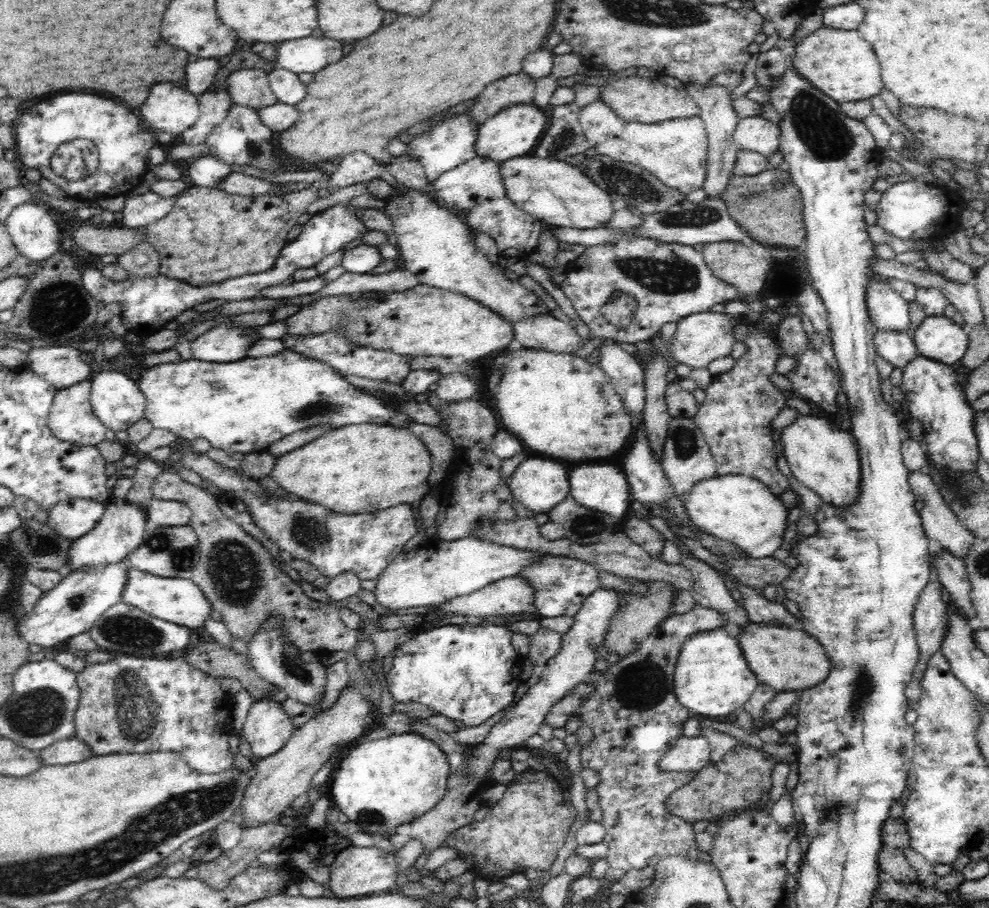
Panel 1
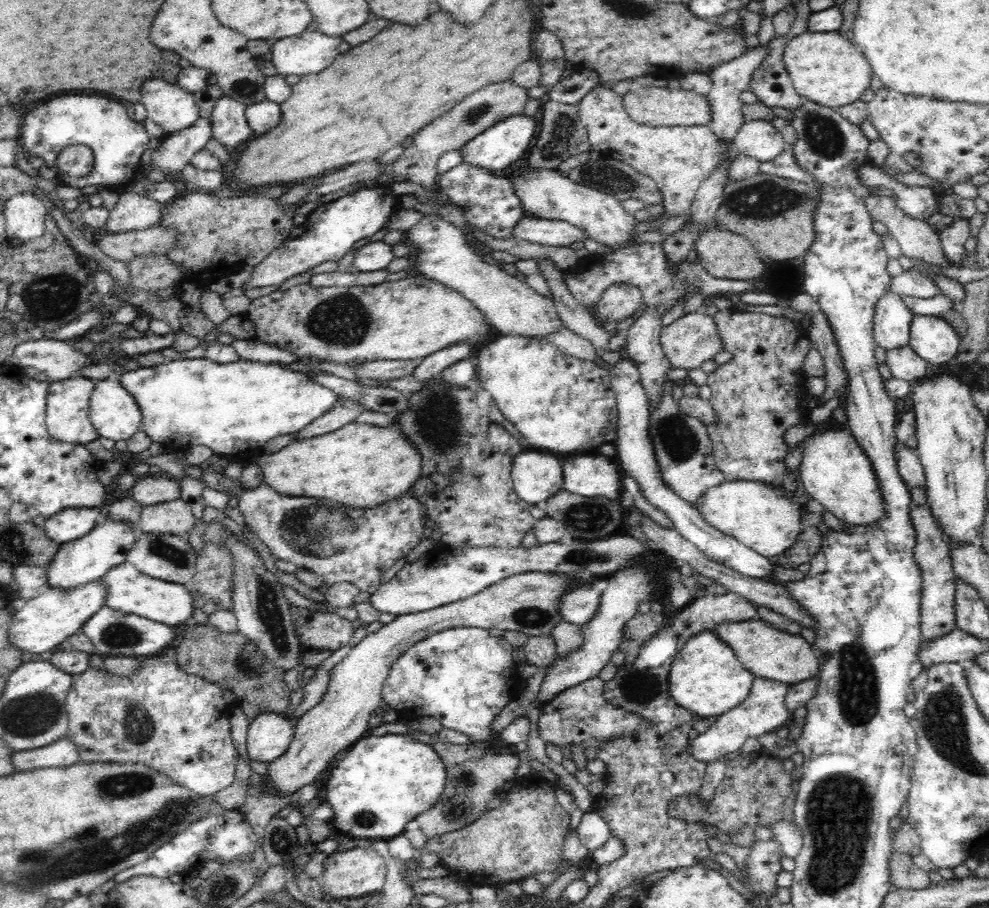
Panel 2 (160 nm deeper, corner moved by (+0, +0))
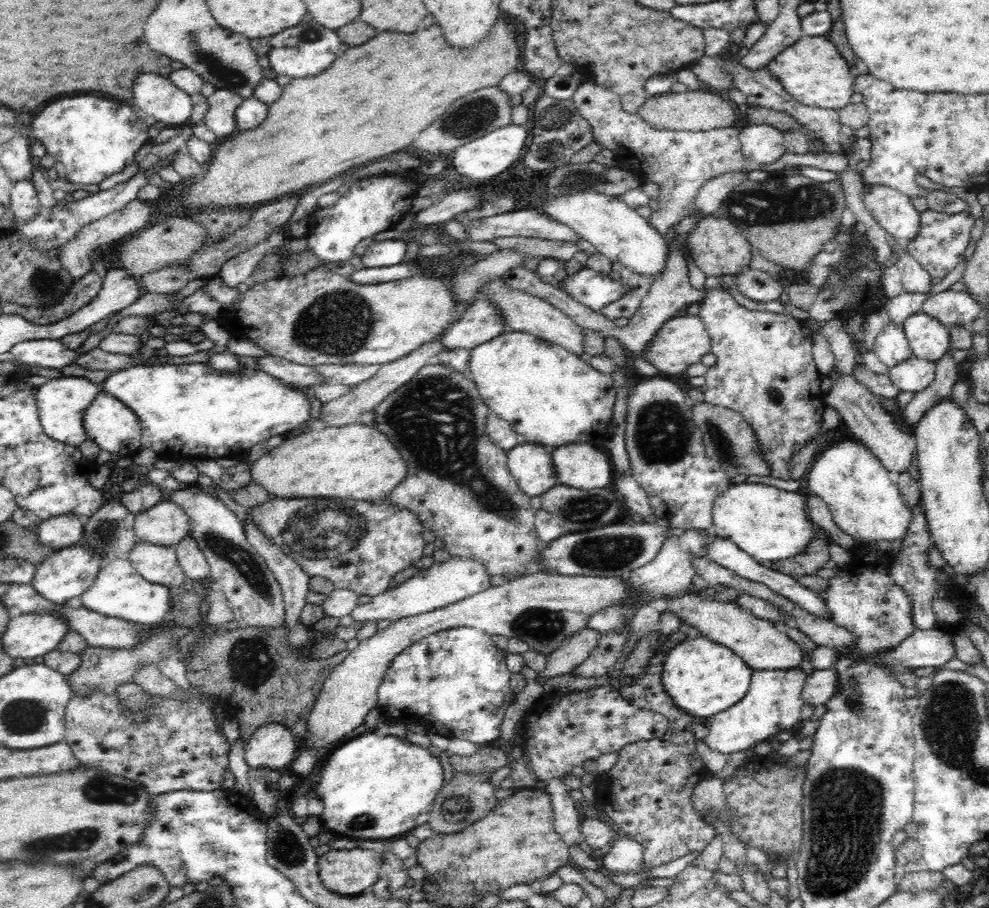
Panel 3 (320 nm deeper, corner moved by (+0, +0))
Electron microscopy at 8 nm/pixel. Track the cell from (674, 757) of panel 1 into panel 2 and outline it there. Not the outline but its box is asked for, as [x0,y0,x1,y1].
[688,677,794,763]

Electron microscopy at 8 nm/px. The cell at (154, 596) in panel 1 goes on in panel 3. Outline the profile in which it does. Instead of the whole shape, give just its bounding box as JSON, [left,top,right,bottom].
[80,557,170,626]

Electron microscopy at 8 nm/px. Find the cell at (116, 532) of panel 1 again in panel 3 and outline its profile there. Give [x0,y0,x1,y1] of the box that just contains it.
[31,544,103,605]

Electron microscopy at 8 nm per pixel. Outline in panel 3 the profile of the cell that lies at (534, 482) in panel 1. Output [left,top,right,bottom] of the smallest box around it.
[507,443,559,498]

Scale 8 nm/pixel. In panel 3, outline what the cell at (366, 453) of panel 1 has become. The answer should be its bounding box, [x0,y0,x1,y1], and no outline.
[251,423,406,503]

